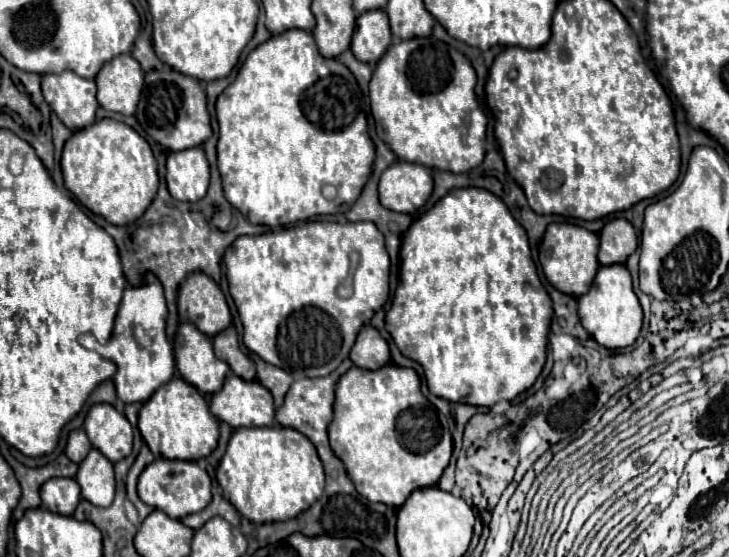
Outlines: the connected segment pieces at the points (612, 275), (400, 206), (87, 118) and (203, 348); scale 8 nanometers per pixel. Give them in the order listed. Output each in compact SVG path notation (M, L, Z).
M625 265L601 267L593 279L593 287L579 297L579 319L587 333L607 349L629 347L635 343L643 323L643 311L631 287L631 275Z
M395 161L379 179L381 205L397 213L415 213L433 191L431 171L419 163Z
M63 71L61 75L43 75L41 91L55 115L71 131L83 129L95 121L95 111L99 107L95 99L95 81L83 79L73 71Z
M181 323L173 339L175 363L181 377L201 393L217 393L229 373L229 365L213 353L211 339L193 323Z

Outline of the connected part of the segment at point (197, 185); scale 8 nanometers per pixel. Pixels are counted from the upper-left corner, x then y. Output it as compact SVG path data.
M201 147L169 153L167 187L179 201L199 201L209 187L209 163Z

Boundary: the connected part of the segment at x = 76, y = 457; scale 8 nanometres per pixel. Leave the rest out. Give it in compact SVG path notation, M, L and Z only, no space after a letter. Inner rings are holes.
M73 429L67 437L67 447L65 447L65 455L73 461L73 463L81 463L85 459L85 455L89 453L91 443L85 435L83 429Z

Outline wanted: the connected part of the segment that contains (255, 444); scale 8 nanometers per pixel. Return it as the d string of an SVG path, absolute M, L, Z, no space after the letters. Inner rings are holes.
M241 427L235 429L217 467L217 481L225 499L249 521L287 521L309 509L323 493L325 475L321 459L293 427Z

